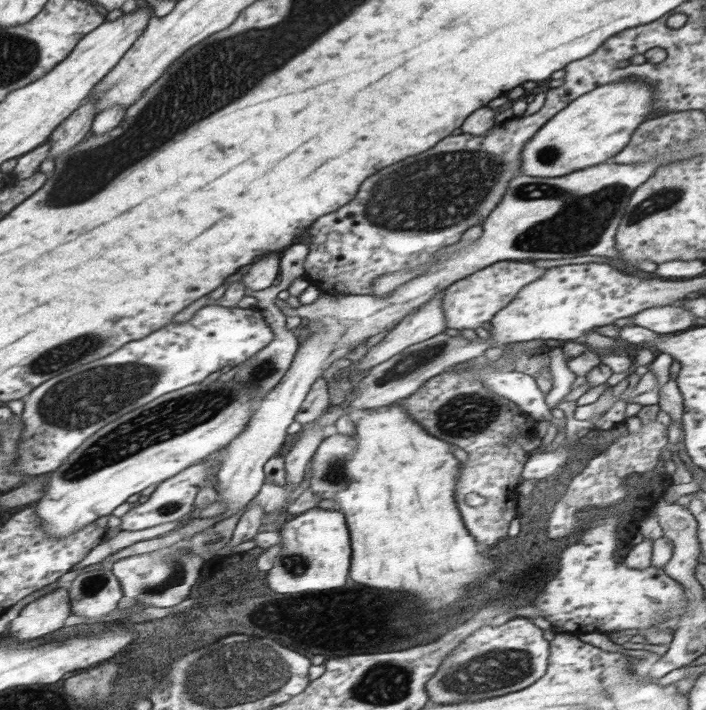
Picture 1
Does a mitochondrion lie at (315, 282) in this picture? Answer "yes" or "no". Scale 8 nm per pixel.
no

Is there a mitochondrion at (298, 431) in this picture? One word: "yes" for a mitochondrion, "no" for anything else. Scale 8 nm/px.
no

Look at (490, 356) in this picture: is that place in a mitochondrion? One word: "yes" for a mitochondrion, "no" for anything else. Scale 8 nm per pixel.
no

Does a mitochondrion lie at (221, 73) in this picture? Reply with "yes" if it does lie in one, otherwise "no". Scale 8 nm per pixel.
yes

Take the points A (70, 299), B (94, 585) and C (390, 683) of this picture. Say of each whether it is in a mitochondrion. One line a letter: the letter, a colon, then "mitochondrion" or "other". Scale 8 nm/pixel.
A: other
B: mitochondrion
C: mitochondrion

